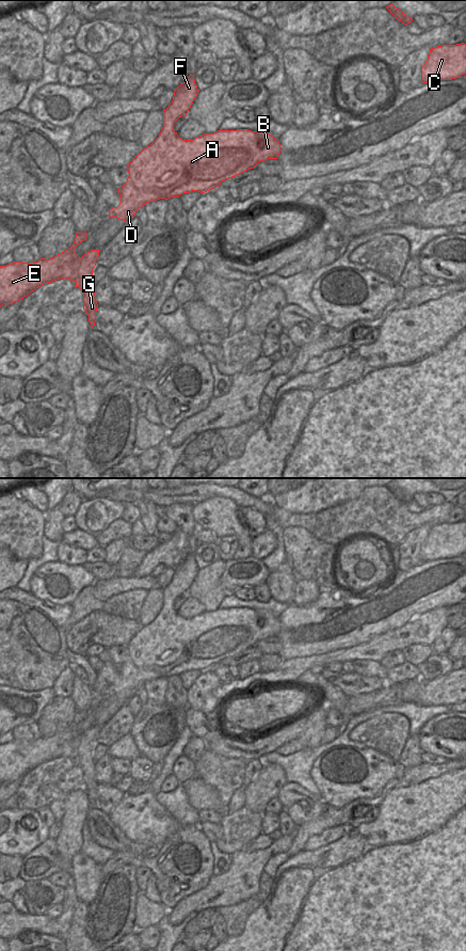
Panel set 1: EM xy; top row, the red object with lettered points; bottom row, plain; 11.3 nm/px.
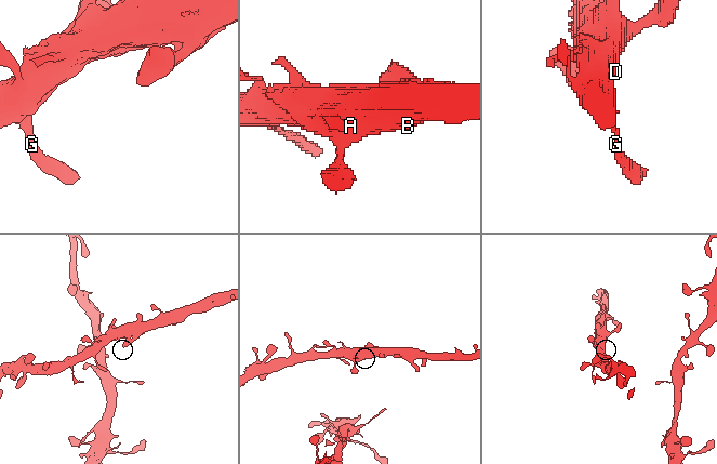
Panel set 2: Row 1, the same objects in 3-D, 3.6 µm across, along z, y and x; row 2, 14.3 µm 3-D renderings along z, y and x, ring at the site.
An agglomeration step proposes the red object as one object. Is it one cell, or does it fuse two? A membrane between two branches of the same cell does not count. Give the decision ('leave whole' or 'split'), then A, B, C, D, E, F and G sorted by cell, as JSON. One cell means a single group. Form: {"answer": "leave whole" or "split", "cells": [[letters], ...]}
{"answer": "leave whole", "cells": [["A", "B", "C", "D", "E", "F", "G"]]}

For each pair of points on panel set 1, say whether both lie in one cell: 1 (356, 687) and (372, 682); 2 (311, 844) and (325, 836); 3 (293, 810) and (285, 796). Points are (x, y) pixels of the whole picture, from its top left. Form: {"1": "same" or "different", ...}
{"1": "same", "2": "same", "3": "different"}

